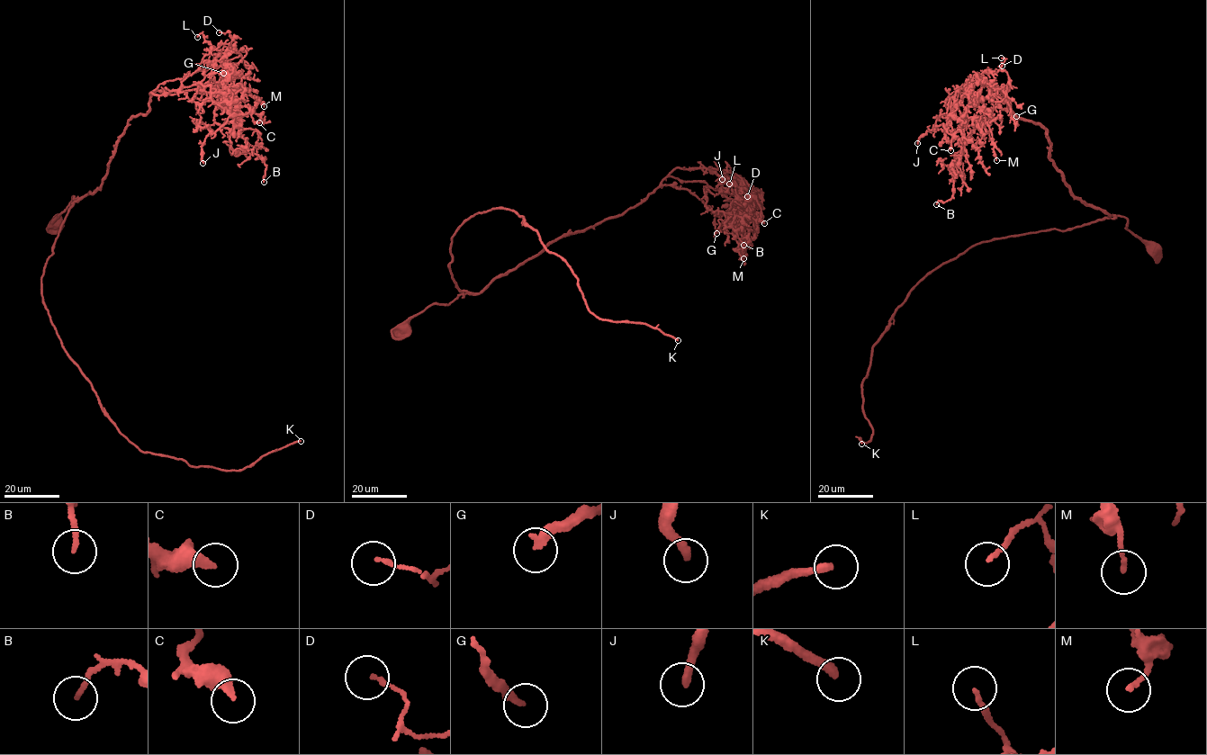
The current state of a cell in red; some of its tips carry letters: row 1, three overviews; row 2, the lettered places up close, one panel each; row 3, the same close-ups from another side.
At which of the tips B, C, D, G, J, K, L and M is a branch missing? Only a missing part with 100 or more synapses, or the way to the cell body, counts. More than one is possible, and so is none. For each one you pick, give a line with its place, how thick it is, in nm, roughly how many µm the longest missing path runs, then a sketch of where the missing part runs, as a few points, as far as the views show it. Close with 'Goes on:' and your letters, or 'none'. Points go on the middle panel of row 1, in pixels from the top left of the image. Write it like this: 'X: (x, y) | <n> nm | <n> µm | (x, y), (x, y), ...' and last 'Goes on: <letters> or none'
K: (678, 340) | 240 nm | 130 µm | (678, 340), (688, 391), (732, 432), (738, 453), (757, 457), (773, 451), (777, 457), (797, 441), (808, 443)
Goes on: K

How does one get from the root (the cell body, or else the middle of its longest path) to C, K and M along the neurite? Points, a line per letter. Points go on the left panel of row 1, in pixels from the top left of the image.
C: (55, 220), (72, 196), (100, 187), (149, 94), (199, 83), (231, 115), (259, 122)
K: (55, 220), (79, 198), (45, 263), (42, 299), (68, 356), (129, 441), (192, 466), (238, 471), (301, 441)
M: (55, 220), (72, 196), (100, 187), (128, 120), (147, 112), (157, 91), (222, 99), (243, 88), (264, 106)

